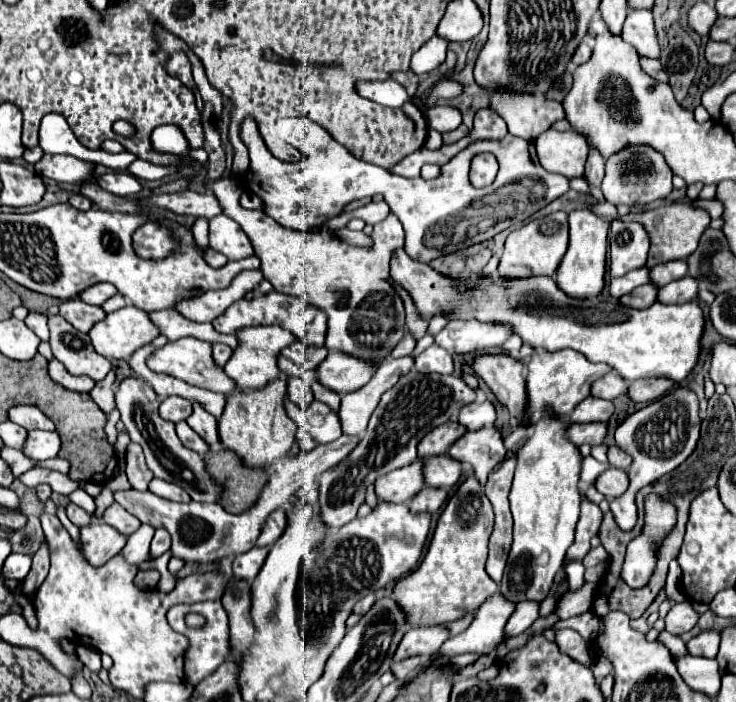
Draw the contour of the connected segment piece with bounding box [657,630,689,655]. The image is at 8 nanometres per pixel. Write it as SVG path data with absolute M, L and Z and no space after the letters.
M666 630L662 631L657 641L666 645L673 655L688 655L685 642L676 635L668 633Z

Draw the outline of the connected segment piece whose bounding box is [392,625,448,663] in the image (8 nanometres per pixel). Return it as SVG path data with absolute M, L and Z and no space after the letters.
M442 625L440 627L412 627L404 633L392 661L396 663L412 655L430 657L442 647L446 639L448 639L448 631Z

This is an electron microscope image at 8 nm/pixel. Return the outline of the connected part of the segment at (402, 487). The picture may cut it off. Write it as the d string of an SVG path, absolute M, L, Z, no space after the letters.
M422 461L408 467L400 467L396 471L390 471L388 475L382 475L374 483L374 491L380 501L388 503L406 503L410 501L420 489L424 487L422 479Z

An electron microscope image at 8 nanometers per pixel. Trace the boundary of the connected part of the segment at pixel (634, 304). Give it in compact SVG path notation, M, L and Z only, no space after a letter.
M652 283L640 285L632 293L620 297L620 303L624 307L632 307L632 309L646 309L646 307L650 307L656 301L656 291L658 289Z

